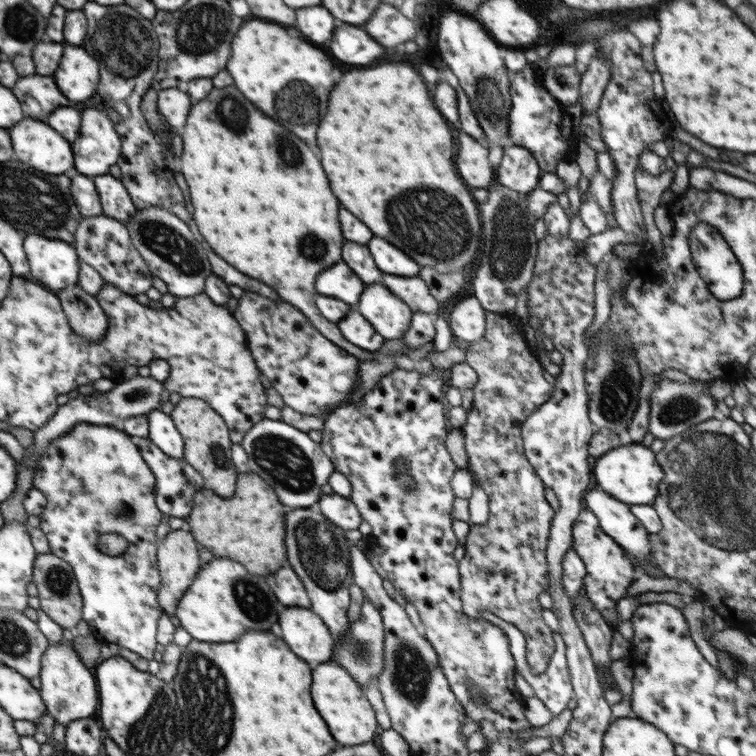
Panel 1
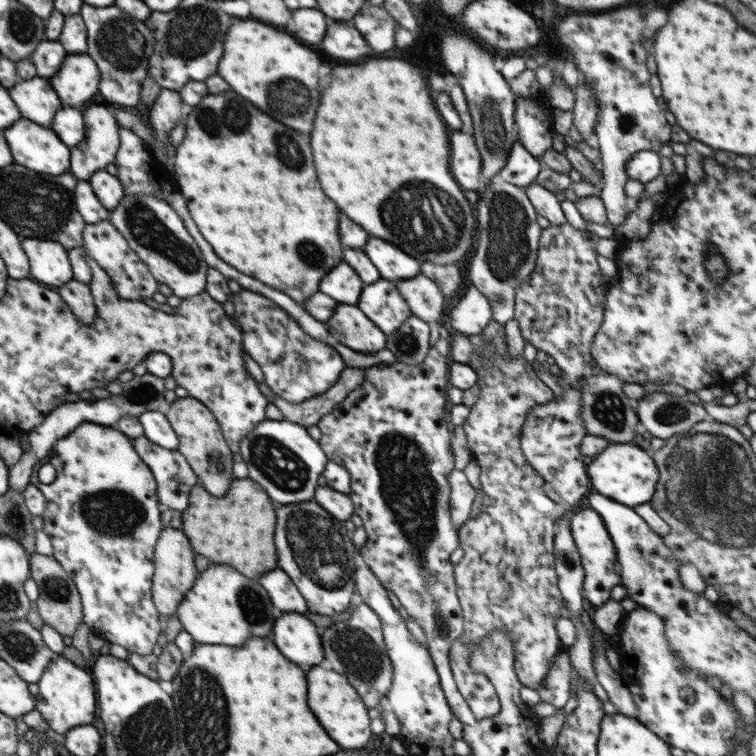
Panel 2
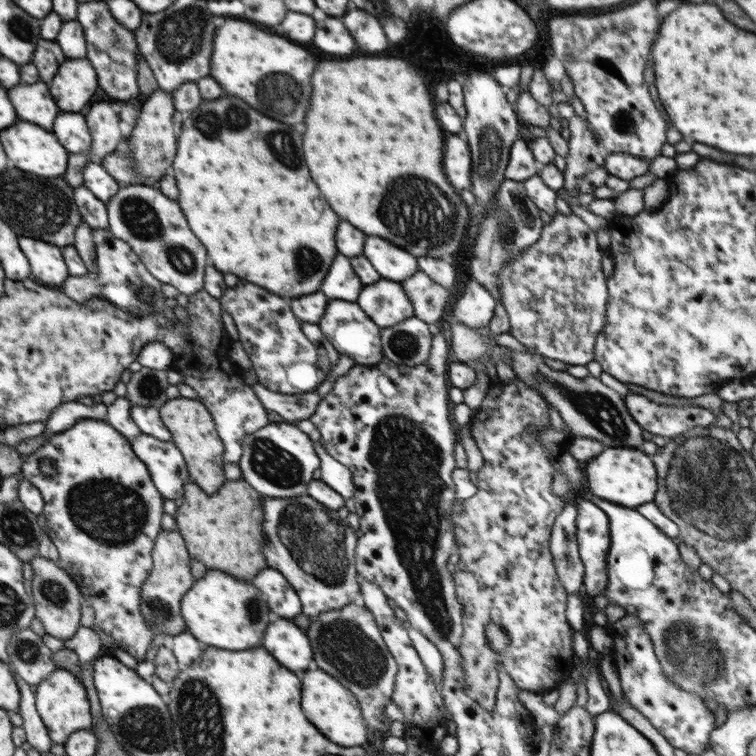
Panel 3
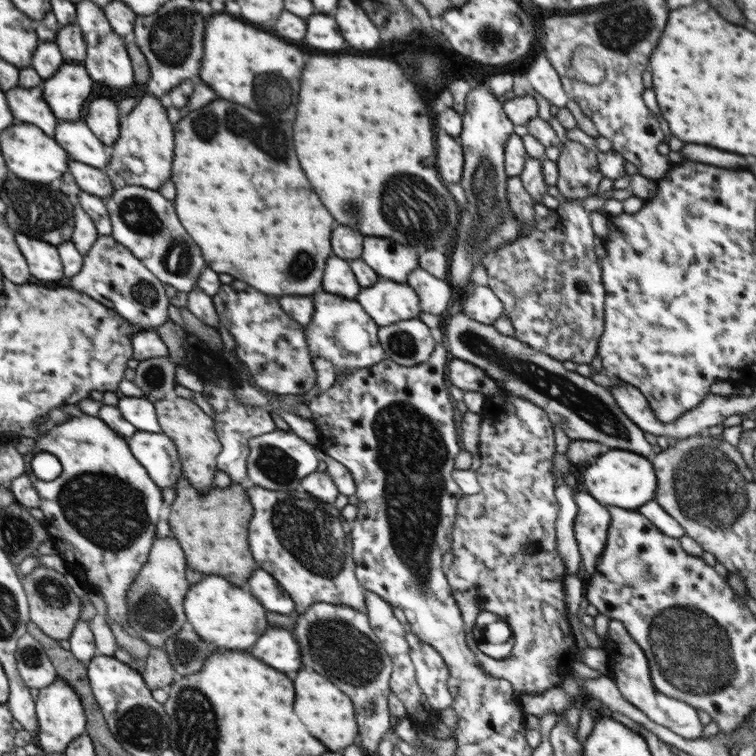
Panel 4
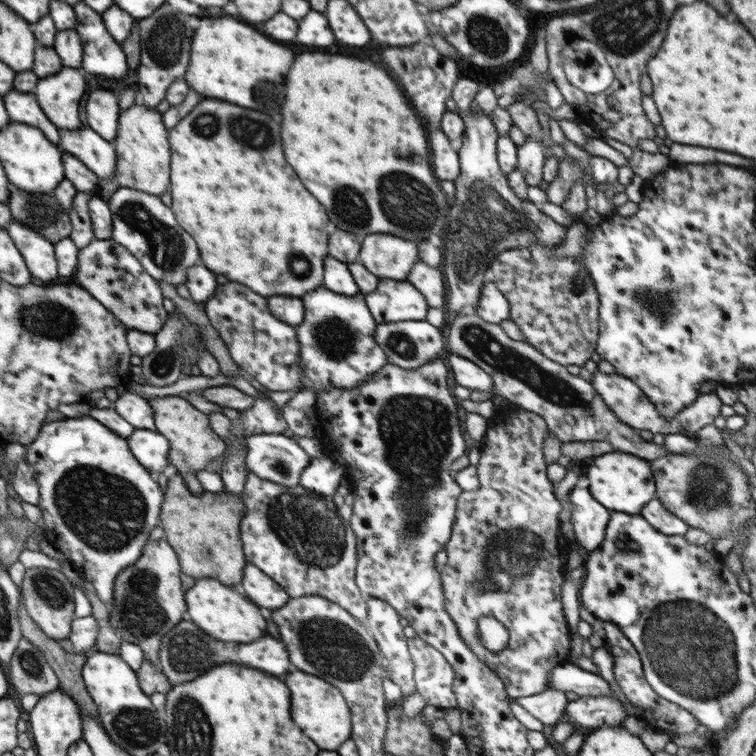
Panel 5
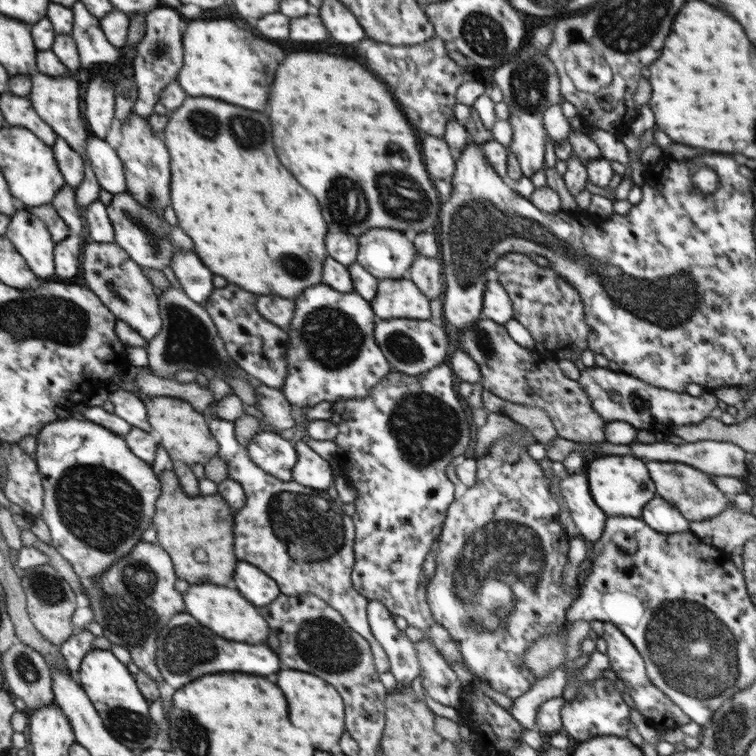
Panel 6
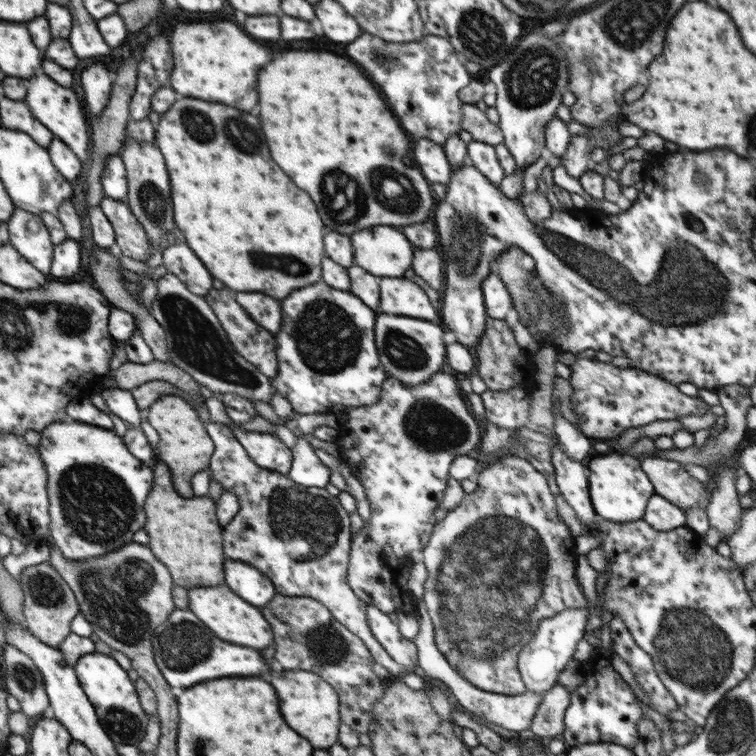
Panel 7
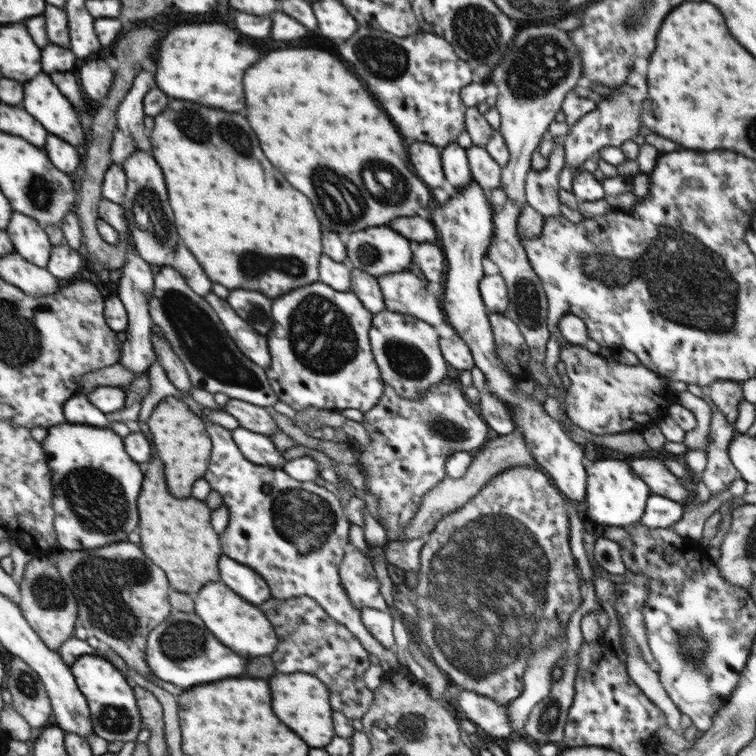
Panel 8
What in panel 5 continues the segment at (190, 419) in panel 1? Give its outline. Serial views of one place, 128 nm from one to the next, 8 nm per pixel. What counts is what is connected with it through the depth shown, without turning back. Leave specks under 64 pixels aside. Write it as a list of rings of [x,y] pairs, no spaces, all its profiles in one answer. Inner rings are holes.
[[[163,391],[158,397],[148,398],[148,402],[154,408],[155,430],[169,440],[169,462],[177,468],[178,474],[195,495],[206,492],[197,472],[204,470],[227,449],[225,441],[212,430],[209,416],[178,394]]]

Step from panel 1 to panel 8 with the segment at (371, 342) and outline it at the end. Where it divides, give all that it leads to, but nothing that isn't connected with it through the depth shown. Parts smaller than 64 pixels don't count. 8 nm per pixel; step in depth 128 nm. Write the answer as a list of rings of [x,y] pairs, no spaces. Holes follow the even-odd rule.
[[[316,282],[316,284],[310,284],[310,286],[304,286],[304,288],[300,287],[291,290],[290,292],[273,299],[272,318],[276,324],[274,324],[272,330],[269,330],[268,333],[264,334],[268,341],[268,350],[271,356],[271,365],[265,369],[265,373],[267,374],[267,379],[269,380],[272,390],[274,390],[279,400],[285,402],[297,412],[300,412],[305,408],[319,408],[320,410],[330,411],[356,408],[356,410],[361,410],[365,413],[373,406],[376,406],[376,403],[383,395],[386,384],[383,381],[380,369],[374,360],[369,341],[369,330],[371,329],[373,314],[363,305],[363,302],[356,296],[356,294],[351,290],[337,291],[323,282]]]

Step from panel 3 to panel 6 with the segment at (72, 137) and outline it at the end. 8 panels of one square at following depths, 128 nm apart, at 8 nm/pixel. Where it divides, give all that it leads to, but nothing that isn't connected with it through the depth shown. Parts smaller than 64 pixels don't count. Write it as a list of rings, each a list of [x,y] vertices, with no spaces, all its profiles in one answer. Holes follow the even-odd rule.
[[[92,136],[85,148],[92,170],[103,190],[113,195],[126,191],[124,167],[112,141]]]

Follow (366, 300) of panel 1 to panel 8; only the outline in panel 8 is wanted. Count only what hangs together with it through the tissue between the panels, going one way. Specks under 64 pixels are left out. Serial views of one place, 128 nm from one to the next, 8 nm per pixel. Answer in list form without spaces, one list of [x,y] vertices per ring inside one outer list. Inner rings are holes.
[[[407,268],[382,275],[378,280],[386,309],[414,316],[433,327],[447,322],[440,298],[428,292],[426,280],[416,270]]]

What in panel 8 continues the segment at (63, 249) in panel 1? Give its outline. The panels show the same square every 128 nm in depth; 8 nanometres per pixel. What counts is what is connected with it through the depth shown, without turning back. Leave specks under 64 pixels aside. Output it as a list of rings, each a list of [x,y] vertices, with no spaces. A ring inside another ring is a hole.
[[[14,212],[6,229],[18,254],[36,266],[45,267],[49,264],[54,246],[46,227],[41,226],[38,220]]]

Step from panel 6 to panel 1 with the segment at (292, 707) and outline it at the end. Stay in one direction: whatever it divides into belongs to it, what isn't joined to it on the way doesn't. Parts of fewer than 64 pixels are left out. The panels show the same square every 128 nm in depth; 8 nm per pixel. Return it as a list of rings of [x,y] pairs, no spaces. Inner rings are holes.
[[[328,660],[318,664],[312,672],[312,700],[326,720],[332,736],[344,746],[356,746],[372,741],[378,724],[374,709],[367,700],[364,690],[352,678],[352,675],[342,666]]]

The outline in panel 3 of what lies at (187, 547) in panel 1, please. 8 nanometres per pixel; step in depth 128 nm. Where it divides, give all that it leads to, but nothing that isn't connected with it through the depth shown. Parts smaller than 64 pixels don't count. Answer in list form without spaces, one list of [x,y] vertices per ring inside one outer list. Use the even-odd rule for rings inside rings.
[[[164,529],[156,537],[152,550],[152,569],[140,593],[141,612],[144,620],[154,626],[154,634],[176,635],[186,631],[181,614],[181,599],[192,589],[195,579],[190,572],[190,556],[186,544],[178,532],[166,532]]]

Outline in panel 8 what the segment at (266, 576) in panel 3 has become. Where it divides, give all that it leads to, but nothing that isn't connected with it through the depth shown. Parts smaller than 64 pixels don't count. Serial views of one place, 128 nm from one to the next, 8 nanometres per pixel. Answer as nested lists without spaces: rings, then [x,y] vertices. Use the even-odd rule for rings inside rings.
[[[224,554],[218,566],[220,566],[220,578],[224,585],[235,594],[240,594],[246,602],[261,605],[271,599],[268,584],[252,568],[235,562]]]

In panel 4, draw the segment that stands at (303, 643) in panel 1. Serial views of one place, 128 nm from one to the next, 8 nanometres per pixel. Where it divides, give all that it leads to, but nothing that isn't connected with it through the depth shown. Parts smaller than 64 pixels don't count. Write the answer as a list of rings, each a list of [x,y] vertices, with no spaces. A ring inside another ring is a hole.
[[[268,628],[254,644],[252,654],[280,672],[296,672],[302,666],[296,637],[284,628]]]

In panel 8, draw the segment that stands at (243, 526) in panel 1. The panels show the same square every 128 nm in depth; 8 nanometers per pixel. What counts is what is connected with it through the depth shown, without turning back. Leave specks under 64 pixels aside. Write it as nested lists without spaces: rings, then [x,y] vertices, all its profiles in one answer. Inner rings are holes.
[[[154,458],[144,474],[142,492],[138,496],[140,512],[140,536],[142,546],[148,550],[148,558],[160,566],[172,588],[189,595],[196,594],[206,582],[220,581],[218,576],[218,558],[222,553],[219,534],[210,526],[211,512],[205,501],[196,498],[178,500],[168,494],[164,480],[164,464]]]

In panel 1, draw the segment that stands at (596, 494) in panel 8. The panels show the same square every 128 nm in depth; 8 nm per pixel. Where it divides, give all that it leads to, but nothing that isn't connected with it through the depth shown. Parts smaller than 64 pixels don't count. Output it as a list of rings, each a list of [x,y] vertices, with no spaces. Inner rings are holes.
[[[626,444],[626,446],[618,446],[616,450],[606,452],[602,458],[598,458],[592,472],[598,486],[604,492],[628,505],[652,505],[654,498],[658,496],[658,484],[664,478],[664,472],[660,464],[656,462],[656,454],[650,448],[640,446],[640,444]]]

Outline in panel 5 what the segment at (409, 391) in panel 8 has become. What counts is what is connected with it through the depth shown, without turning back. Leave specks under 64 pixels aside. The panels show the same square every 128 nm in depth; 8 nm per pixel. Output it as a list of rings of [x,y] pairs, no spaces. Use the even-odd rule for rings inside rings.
[[[402,320],[378,324],[375,339],[378,346],[384,350],[387,362],[406,370],[420,368],[424,363],[434,360],[434,358],[440,358],[447,350],[440,329],[426,320],[406,320],[406,322]]]

